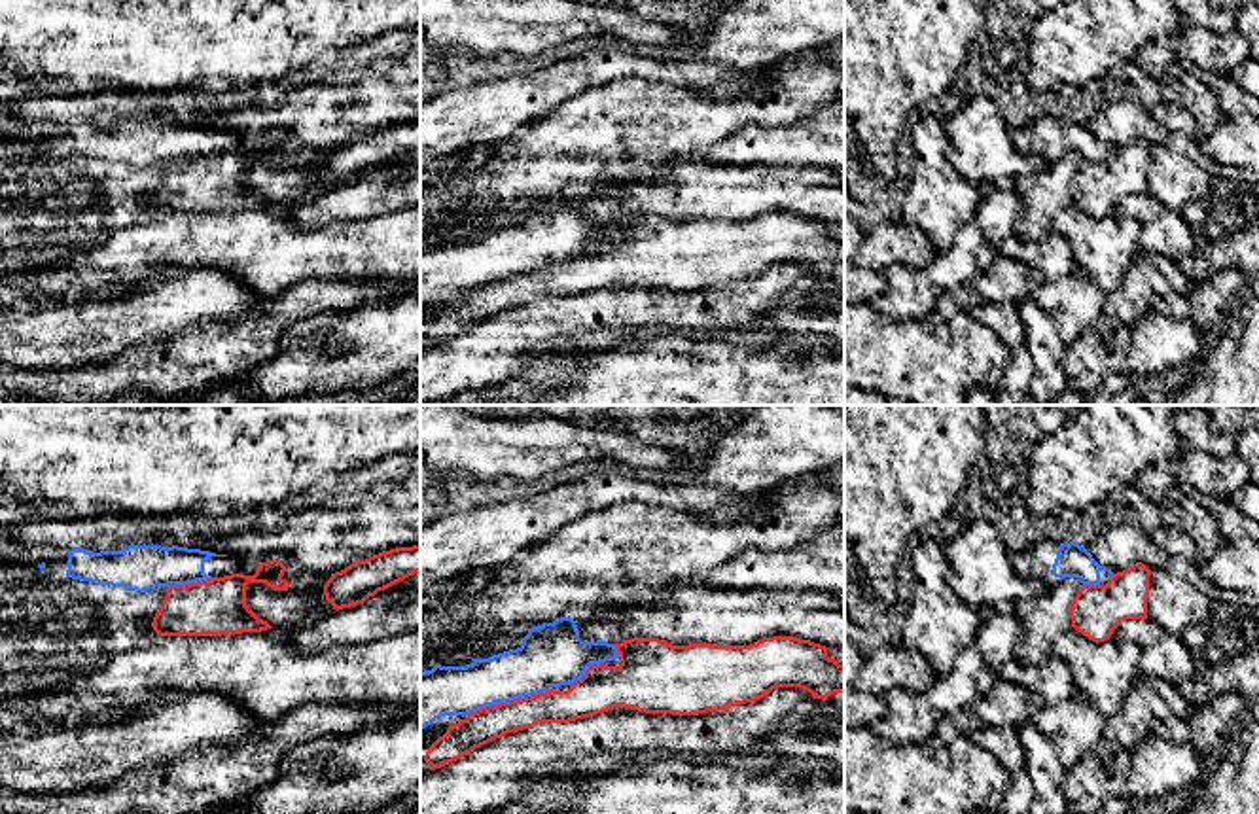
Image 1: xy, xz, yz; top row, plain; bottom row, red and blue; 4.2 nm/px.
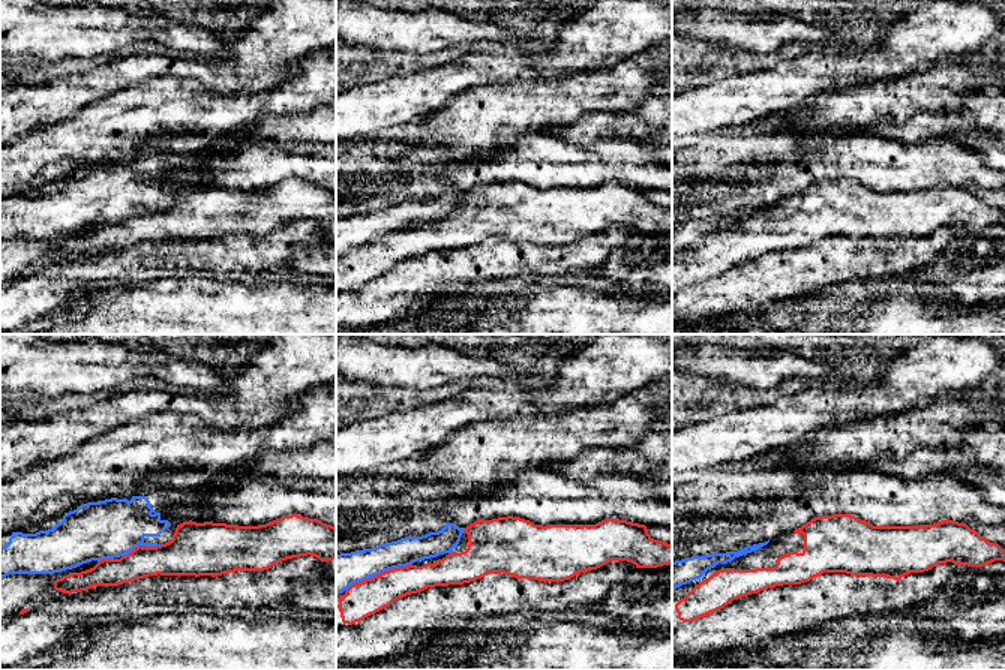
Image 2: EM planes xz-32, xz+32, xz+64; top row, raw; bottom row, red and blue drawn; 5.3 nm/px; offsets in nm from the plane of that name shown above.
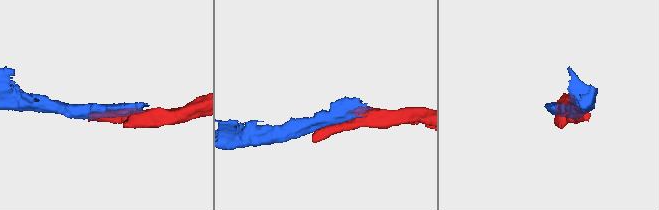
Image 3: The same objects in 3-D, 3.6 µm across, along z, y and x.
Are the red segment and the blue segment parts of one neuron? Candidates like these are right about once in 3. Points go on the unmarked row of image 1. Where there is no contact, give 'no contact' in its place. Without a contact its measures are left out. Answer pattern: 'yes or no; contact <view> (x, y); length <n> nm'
no; contact xz (510, 277); length 380 nm

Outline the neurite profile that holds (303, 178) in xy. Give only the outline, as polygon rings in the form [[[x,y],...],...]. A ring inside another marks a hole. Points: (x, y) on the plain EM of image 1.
[[[288,144],[282,151],[290,159],[284,167],[275,167],[265,159],[246,161],[246,182],[282,214],[290,212],[337,186],[326,176],[324,161],[331,150],[316,150]]]

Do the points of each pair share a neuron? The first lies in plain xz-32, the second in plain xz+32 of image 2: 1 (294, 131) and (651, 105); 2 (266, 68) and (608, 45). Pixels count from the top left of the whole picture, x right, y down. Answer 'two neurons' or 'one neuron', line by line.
1: one neuron
2: one neuron

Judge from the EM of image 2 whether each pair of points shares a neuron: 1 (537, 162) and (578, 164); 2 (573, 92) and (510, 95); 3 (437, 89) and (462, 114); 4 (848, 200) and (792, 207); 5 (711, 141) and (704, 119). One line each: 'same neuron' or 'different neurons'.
1: same neuron
2: same neuron
3: different neurons
4: same neuron
5: different neurons

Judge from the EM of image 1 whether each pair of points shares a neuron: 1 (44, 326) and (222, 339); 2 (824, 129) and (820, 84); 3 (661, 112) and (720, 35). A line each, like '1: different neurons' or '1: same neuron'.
1: different neurons
2: different neurons
3: different neurons

